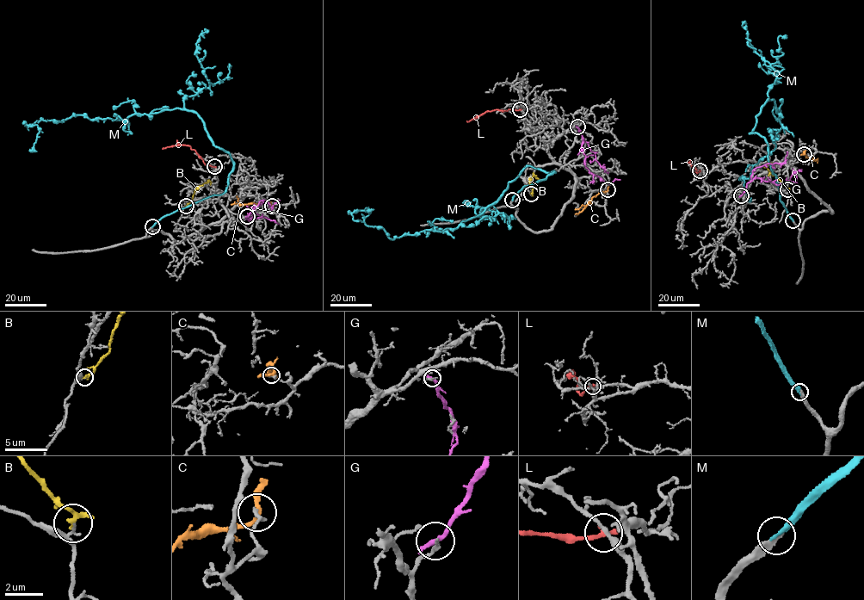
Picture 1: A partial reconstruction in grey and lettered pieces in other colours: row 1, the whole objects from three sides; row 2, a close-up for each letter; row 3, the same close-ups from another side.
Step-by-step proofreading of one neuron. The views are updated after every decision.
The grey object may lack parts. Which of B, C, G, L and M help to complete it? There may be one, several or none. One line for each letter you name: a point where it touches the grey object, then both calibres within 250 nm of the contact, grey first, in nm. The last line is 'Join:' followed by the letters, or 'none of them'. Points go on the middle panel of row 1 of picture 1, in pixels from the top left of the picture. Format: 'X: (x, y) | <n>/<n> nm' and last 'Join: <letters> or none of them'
M: (512, 200) | 280/280 nm
Join: M

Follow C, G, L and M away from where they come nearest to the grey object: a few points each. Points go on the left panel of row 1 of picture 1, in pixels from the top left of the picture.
C: (272, 206), (265, 201), (243, 205), (237, 195)
G: (247, 217), (256, 207), (253, 207), (245, 219), (265, 217), (279, 224)
L: (214, 167), (206, 164), (194, 150), (185, 145), (162, 149)
M: (152, 226), (227, 185), (229, 153), (198, 114), (40, 120), (26, 124), (39, 130), (29, 151)

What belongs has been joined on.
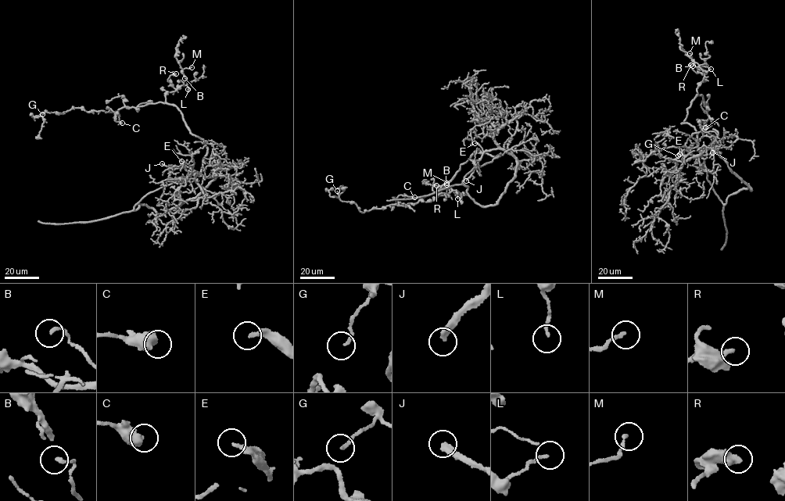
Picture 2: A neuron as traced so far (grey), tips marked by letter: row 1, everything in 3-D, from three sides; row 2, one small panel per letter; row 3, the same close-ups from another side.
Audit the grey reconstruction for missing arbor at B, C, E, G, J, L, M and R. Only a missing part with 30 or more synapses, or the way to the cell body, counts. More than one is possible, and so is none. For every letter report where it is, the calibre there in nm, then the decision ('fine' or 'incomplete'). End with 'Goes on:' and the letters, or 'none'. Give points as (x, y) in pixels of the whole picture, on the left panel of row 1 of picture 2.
B: at (184, 78); 170 nm thick; fine
C: at (122, 123); 550 nm thick; fine
E: at (181, 161); 240 nm thick; incomplete
G: at (42, 114); 160 nm thick; fine
J: at (162, 163); 360 nm thick; incomplete
L: at (188, 89); 140 nm thick; fine
M: at (191, 67); 170 nm thick; fine
R: at (176, 73); 280 nm thick; fine
Goes on: E, J

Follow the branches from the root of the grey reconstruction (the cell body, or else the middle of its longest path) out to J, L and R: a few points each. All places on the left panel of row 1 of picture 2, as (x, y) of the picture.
J: (166, 186), (149, 192), (134, 209), (144, 205), (163, 213), (193, 198), (215, 177), (162, 163)
L: (166, 186), (197, 174), (206, 153), (181, 111), (166, 101), (167, 91), (188, 89)
R: (166, 186), (199, 173), (207, 149), (181, 111), (166, 101), (166, 92), (176, 90), (167, 80), (176, 73)

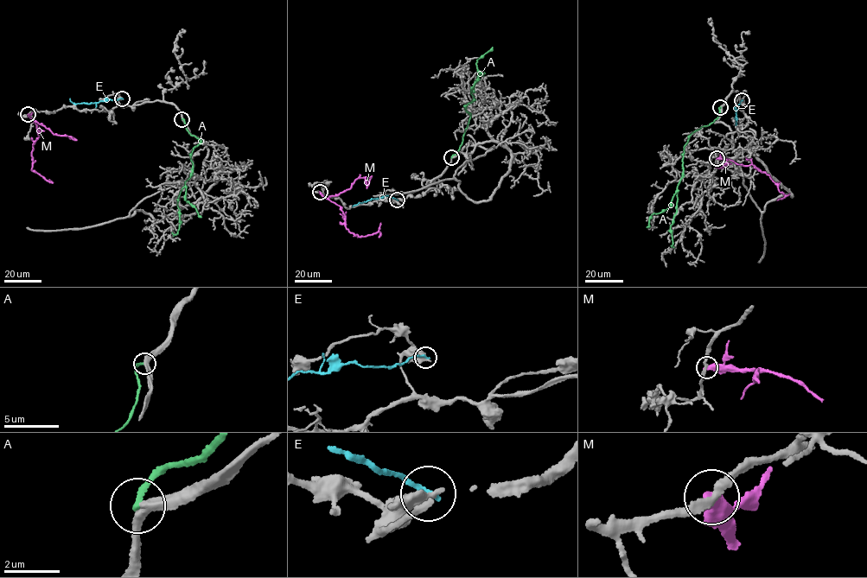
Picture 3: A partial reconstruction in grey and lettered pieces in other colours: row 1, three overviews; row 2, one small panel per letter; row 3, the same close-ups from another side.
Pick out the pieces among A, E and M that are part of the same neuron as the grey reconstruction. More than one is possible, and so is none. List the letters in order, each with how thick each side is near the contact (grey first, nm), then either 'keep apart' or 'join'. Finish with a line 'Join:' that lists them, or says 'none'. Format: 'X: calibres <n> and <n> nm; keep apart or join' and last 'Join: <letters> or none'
A: calibres 400 and 240 nm; keep apart
E: calibres 600 and 180 nm; keep apart
M: calibres 280 and 480 nm; keep apart
Join: none

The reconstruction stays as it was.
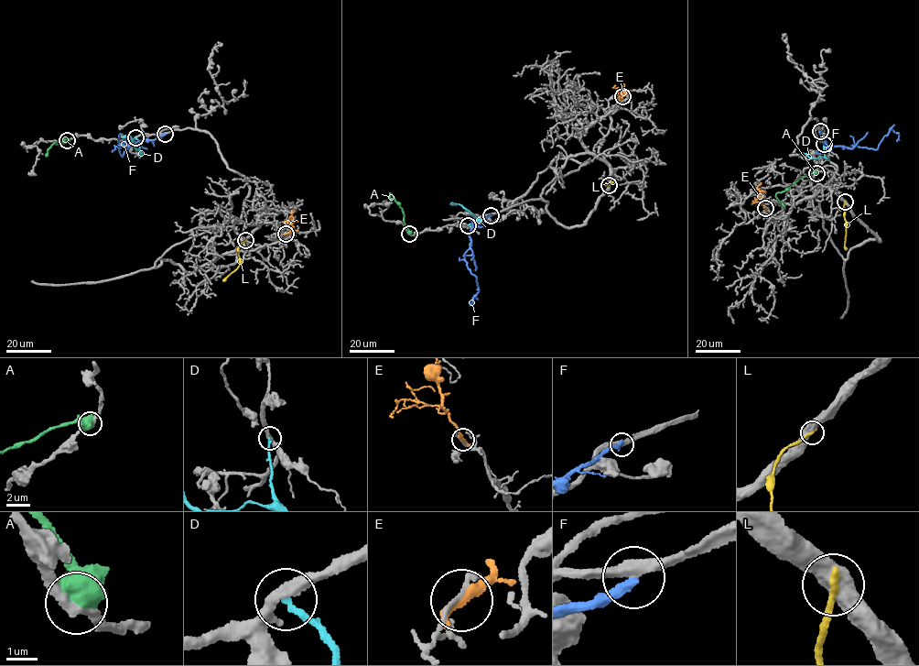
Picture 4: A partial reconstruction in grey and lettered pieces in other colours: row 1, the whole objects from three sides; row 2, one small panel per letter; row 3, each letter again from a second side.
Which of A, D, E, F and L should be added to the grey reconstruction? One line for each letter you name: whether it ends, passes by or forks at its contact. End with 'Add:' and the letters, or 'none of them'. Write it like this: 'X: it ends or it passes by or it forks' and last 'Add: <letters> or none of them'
Add: none of them

